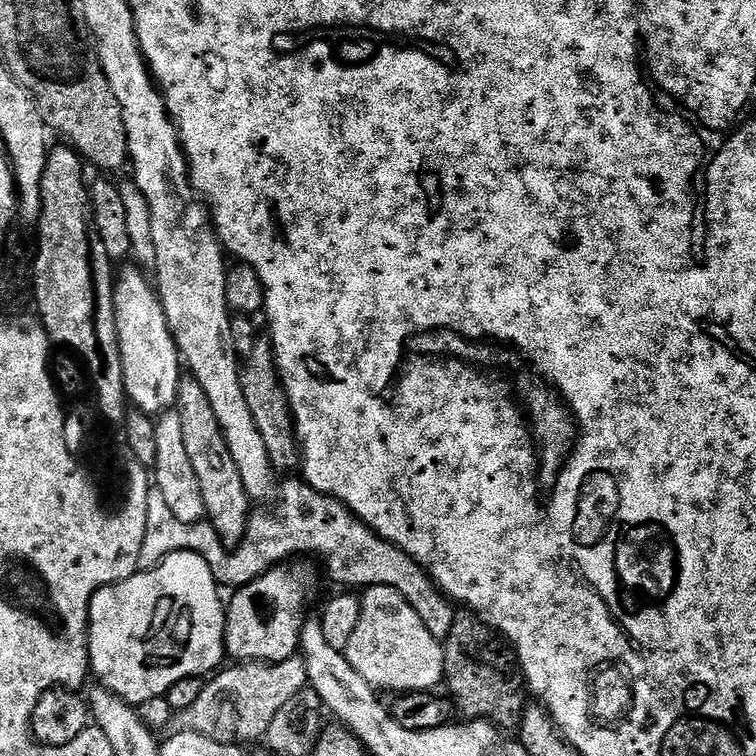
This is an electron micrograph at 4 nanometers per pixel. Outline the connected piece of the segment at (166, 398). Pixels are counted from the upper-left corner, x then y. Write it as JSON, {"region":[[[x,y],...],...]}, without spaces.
{"region":[[[131,267],[121,276],[119,273],[114,284],[124,394],[135,407],[149,414],[159,414],[169,411],[176,403],[182,375],[182,357],[153,281],[149,277],[147,280],[144,277],[147,275],[139,267]]]}

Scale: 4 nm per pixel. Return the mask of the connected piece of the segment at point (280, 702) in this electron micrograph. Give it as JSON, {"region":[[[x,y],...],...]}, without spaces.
{"region":[[[300,654],[277,664],[249,660],[231,666],[233,668],[217,671],[205,683],[201,697],[189,709],[179,713],[181,729],[209,736],[223,744],[244,742],[240,740],[259,741],[266,730],[270,730],[270,722],[274,722],[278,710],[282,710],[294,694],[305,691],[308,684],[308,663]]]}

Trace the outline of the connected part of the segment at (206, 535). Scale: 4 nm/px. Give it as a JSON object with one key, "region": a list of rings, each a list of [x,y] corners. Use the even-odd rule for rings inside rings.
{"region":[[[303,479],[288,480],[285,484],[283,481],[275,504],[276,509],[273,512],[253,511],[251,513],[246,534],[240,539],[240,543],[230,550],[229,545],[225,544],[221,536],[216,533],[212,524],[207,522],[183,524],[174,516],[174,510],[166,506],[166,498],[162,498],[160,492],[149,491],[146,506],[145,544],[140,552],[139,569],[155,568],[163,557],[172,552],[197,552],[210,566],[217,585],[225,589],[228,587],[228,590],[235,590],[254,582],[263,572],[269,572],[270,569],[291,561],[288,560],[291,556],[313,552],[314,555],[324,559],[324,564],[328,567],[329,578],[337,580],[340,584],[360,584],[359,586],[389,584],[391,588],[396,588],[399,592],[412,594],[412,591],[419,586],[420,579],[425,579],[424,569],[411,556],[406,555],[403,548],[399,548],[397,544],[392,544],[388,540],[383,540],[372,525],[365,524],[363,520],[357,518],[346,504],[312,488]]]}

